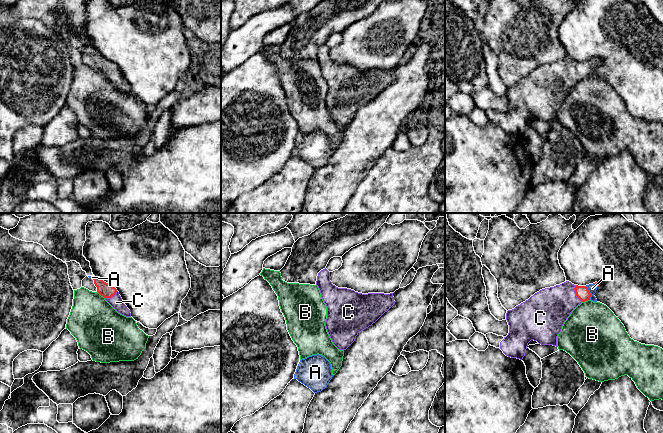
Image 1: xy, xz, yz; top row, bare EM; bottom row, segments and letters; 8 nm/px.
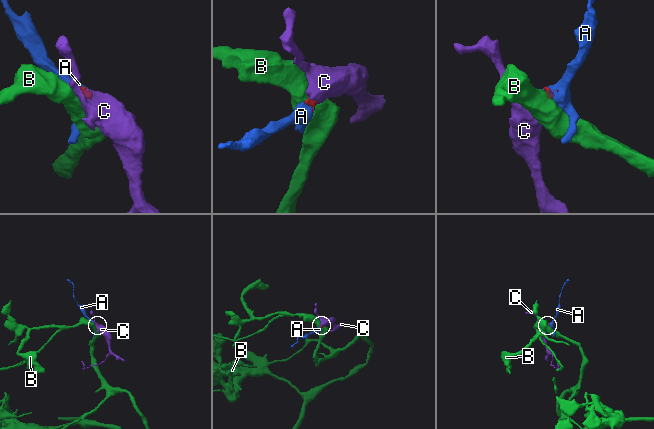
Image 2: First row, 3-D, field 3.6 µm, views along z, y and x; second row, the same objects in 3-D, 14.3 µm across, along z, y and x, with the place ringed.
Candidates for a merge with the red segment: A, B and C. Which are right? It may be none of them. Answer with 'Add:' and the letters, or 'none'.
Add: A, C

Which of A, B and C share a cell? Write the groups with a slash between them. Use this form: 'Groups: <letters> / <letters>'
Groups: A C / B

